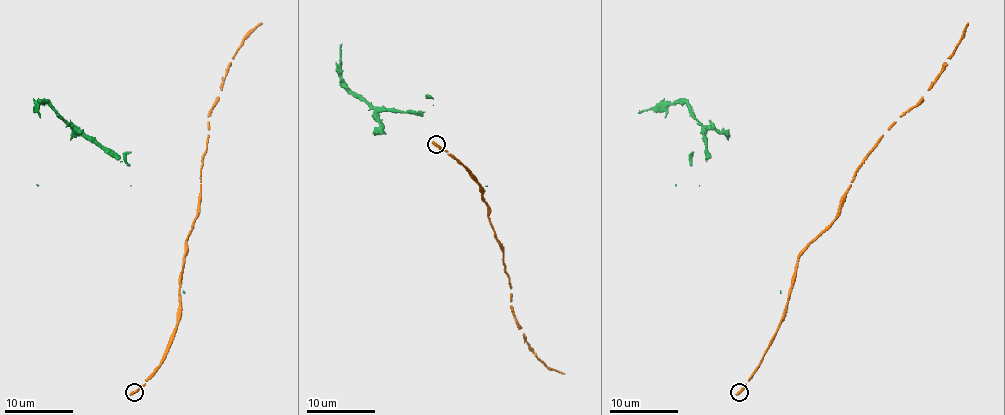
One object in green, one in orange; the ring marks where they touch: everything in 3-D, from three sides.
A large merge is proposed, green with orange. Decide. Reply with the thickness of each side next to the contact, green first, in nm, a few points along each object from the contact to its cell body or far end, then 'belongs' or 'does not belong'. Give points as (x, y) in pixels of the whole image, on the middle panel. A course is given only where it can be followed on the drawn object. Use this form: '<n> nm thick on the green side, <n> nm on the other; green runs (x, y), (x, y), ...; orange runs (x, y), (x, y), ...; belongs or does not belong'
50 nm thick on the green side, 360 nm on the other; green runs (437, 144), (431, 97), (426, 97), (425, 111), (376, 111), (349, 89), (342, 70), (338, 82); orange runs (437, 144), (480, 185), (487, 216), (502, 246), (511, 311), (523, 337), (549, 368), (564, 373); does not belong

